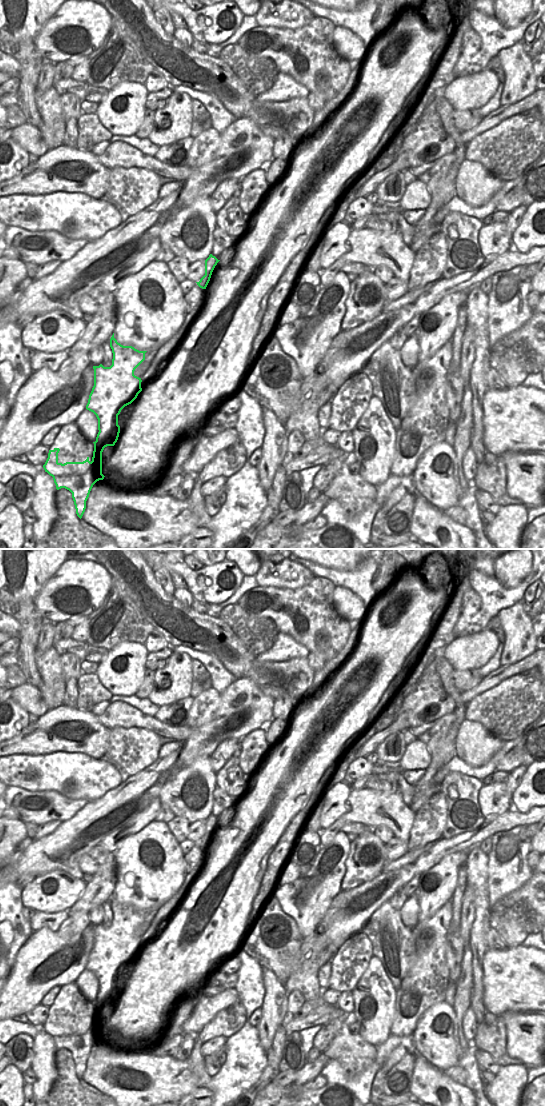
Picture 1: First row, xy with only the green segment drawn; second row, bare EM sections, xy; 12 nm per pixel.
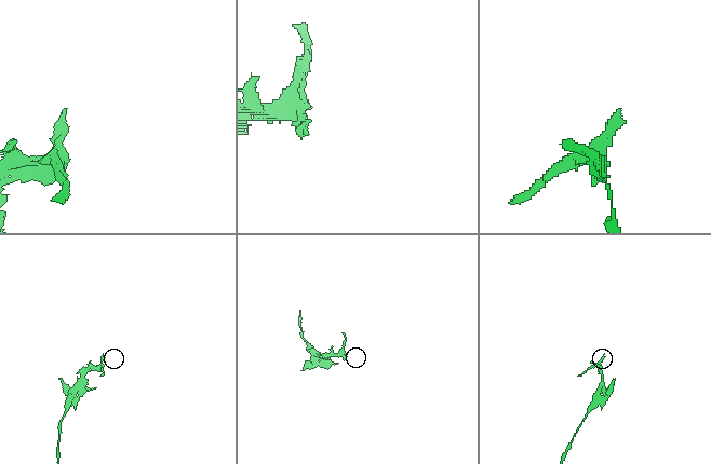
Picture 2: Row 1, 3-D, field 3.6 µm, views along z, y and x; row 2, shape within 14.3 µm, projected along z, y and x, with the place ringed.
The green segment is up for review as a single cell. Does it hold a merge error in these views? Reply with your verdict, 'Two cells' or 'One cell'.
Two cells

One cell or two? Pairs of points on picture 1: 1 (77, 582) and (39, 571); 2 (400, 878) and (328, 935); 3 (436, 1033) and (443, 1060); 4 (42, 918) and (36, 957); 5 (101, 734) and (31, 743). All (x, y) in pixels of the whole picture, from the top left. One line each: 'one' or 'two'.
1: two
2: one
3: one
4: two
5: one

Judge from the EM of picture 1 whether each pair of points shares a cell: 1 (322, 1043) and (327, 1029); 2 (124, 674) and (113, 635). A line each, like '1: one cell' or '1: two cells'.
1: one cell
2: two cells

